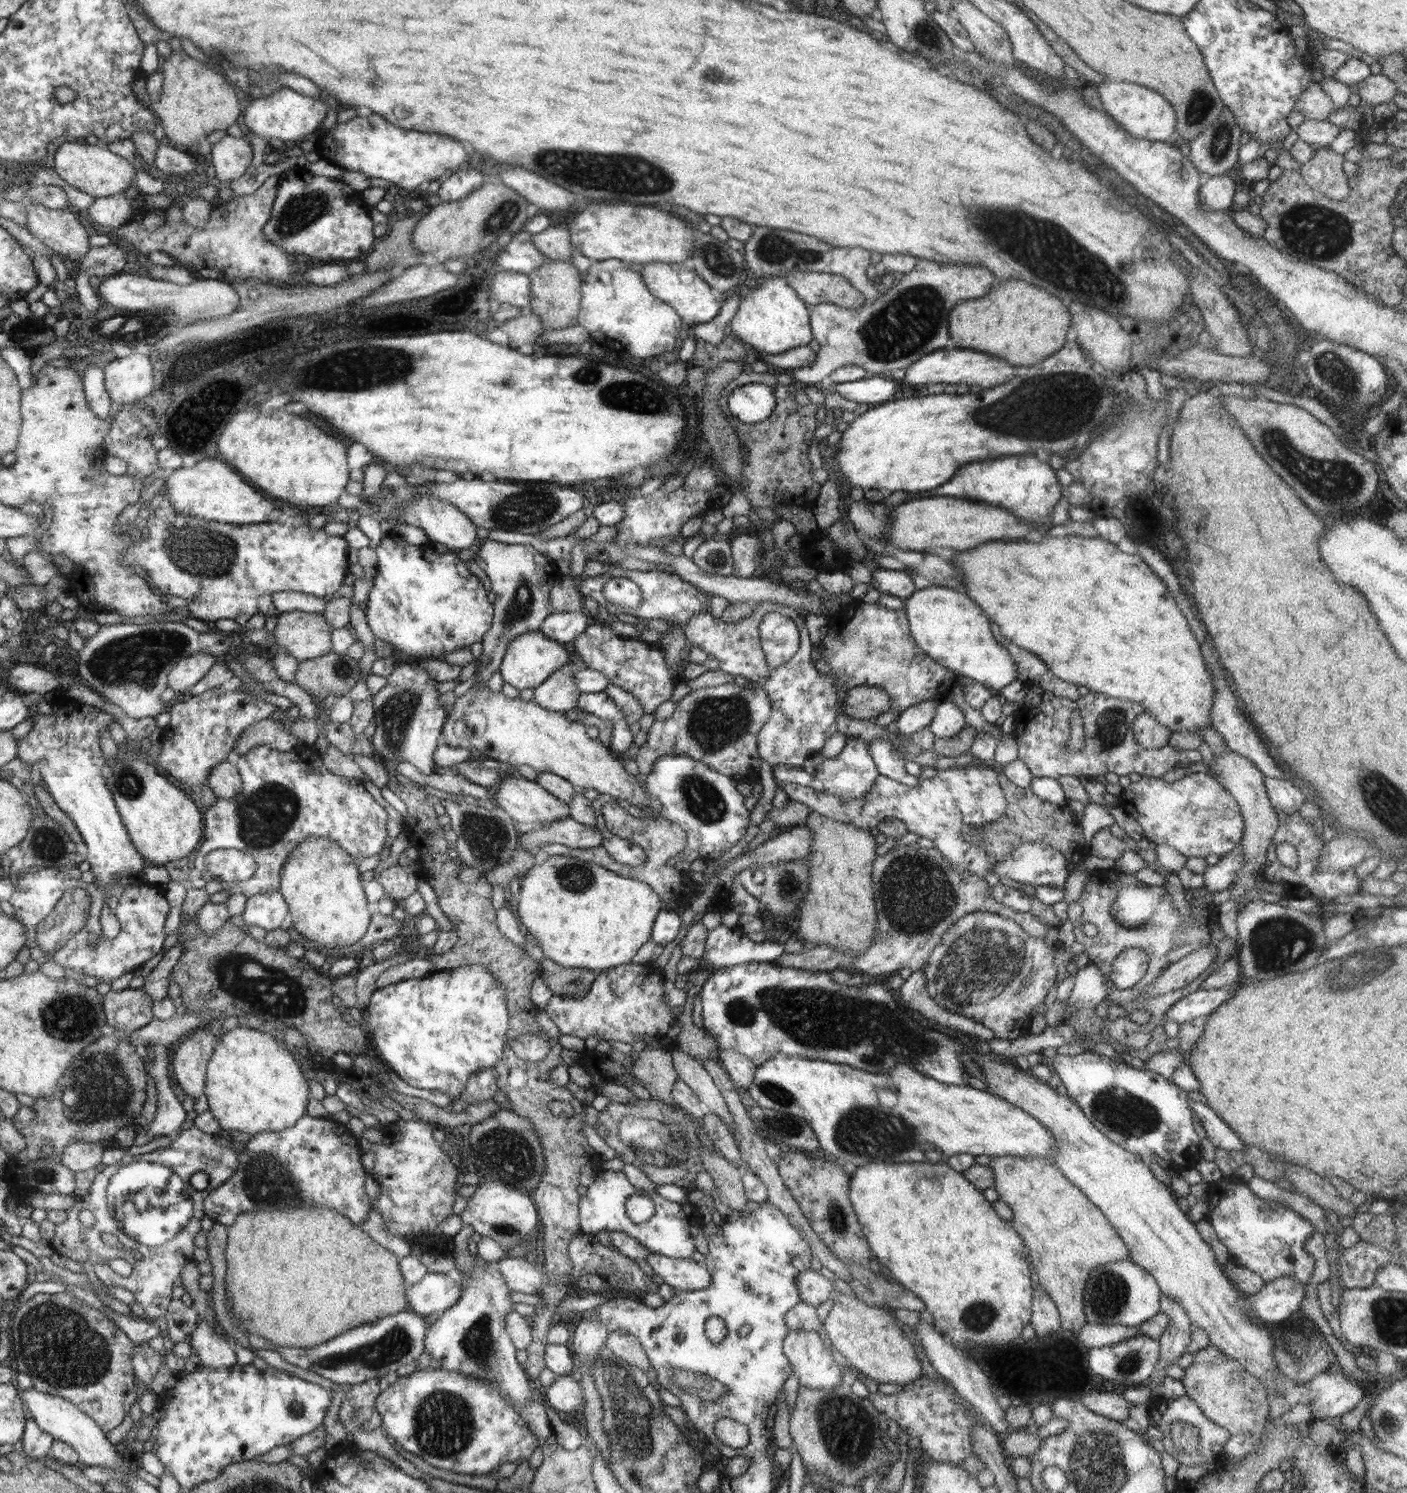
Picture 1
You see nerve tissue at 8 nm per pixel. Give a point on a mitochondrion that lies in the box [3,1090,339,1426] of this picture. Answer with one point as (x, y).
(58, 1344)

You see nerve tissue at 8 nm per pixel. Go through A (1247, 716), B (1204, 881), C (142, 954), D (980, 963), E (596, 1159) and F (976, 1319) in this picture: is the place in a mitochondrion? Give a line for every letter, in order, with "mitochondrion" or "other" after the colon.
A: other
B: other
C: other
D: mitochondrion
E: other
F: mitochondrion

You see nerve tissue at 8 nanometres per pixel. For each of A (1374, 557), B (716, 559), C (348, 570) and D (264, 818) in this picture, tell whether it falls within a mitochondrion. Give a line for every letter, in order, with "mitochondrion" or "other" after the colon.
A: other
B: mitochondrion
C: other
D: mitochondrion

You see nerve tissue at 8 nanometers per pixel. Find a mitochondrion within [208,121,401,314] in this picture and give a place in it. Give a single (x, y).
(301, 210)

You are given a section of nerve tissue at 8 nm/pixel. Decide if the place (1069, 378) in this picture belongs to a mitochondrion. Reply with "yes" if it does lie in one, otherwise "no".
yes

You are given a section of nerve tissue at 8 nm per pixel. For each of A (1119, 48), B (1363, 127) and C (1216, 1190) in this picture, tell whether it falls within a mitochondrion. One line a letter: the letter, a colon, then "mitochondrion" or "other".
A: other
B: other
C: other

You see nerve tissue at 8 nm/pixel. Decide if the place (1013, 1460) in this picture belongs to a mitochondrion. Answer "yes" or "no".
no

